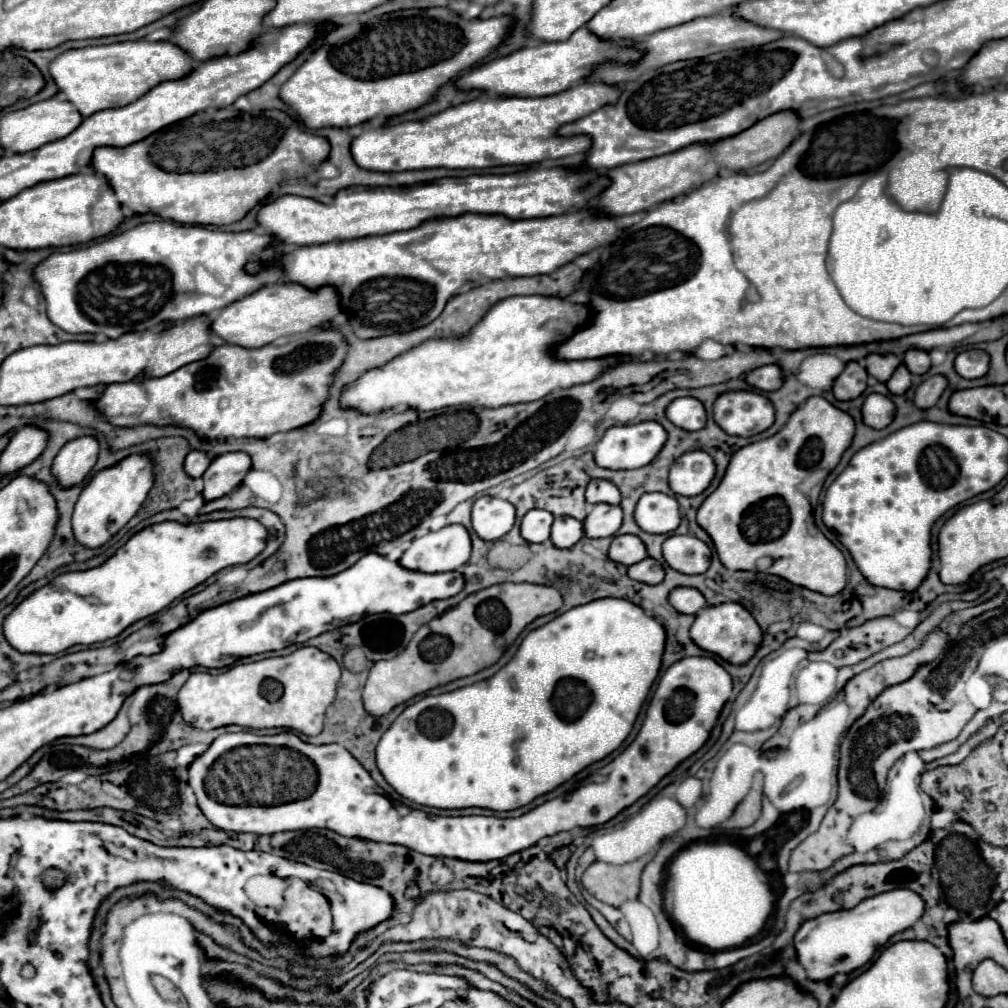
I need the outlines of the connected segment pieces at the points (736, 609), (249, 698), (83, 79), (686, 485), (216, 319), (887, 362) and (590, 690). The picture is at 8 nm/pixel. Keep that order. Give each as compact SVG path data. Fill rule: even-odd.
M724 602L718 606L706 606L696 614L696 620L690 630L690 638L706 652L718 654L730 664L746 664L762 642L762 630L752 618L752 614L738 602Z
M302 646L288 656L238 664L222 674L192 672L178 692L178 706L184 722L200 730L238 724L256 730L294 728L316 736L322 730L326 708L334 702L338 680L340 666L330 654L314 646ZM268 678L280 682L280 686L264 686Z
M136 40L66 50L50 62L48 70L58 92L62 92L66 100L72 102L84 118L88 118L88 114L94 114L96 110L134 102L140 94L146 94L156 86L156 82L164 82L164 78L180 78L180 74L188 74L188 70L192 70L192 58L172 42Z
M704 450L682 454L670 468L670 488L680 496L696 496L704 492L716 474L712 456Z
M272 282L228 304L218 314L214 314L210 320L210 332L220 336L226 344L236 344L244 348L260 348L280 336L290 336L290 334L322 328L338 312L340 312L340 298L332 286L324 286L312 292L300 284Z
M868 354L864 360L864 366L870 376L878 378L880 382L886 382L892 372L898 368L900 358L896 354Z
M600 598L600 600L592 600L588 604L576 606L568 612L556 616L548 624L532 630L522 640L514 658L504 668L500 668L490 680L476 682L476 684L470 684L470 686L464 686L464 688L458 688L454 692L446 692L440 696L424 696L418 702L406 706L404 712L392 722L392 726L384 732L384 736L380 738L380 742L376 746L378 768L380 768L382 776L386 778L386 782L400 796L408 798L410 802L422 804L422 806L430 808L478 807L498 810L498 812L526 806L534 798L538 798L538 796L554 790L562 782L570 780L574 774L578 774L580 770L584 770L592 762L602 760L604 756L614 752L628 738L628 734L636 722L636 716L642 708L642 702L646 700L650 686L658 676L662 652L664 652L664 628L654 618L648 618L640 606L636 606L628 600L620 600L620 598Z

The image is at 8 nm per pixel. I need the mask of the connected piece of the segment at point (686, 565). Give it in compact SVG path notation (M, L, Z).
M670 536L664 546L664 560L670 568L682 572L682 574L702 574L710 566L712 550L698 540L696 536Z

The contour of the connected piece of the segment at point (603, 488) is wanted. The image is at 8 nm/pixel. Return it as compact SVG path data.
M594 478L592 482L588 482L586 500L588 500L590 504L598 504L598 502L620 504L620 490L618 490L612 482L608 482L608 480L598 480L598 478Z

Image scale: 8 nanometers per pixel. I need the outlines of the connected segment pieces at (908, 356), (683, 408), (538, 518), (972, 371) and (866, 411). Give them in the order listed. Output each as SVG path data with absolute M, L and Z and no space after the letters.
M906 350L904 354L904 364L912 374L926 374L930 368L930 356L926 350Z
M676 398L666 408L666 416L670 422L684 430L702 430L706 426L704 404L696 398Z
M530 510L522 518L522 538L526 542L546 542L550 538L550 526L554 516L548 510Z
M966 350L966 352L960 352L956 356L956 372L962 376L962 378L980 378L988 372L988 366L990 366L990 356L984 352L984 350Z
M870 394L866 400L864 400L864 406L862 406L862 418L864 418L864 424L870 426L870 428L886 428L892 418L894 418L894 402L882 394Z

